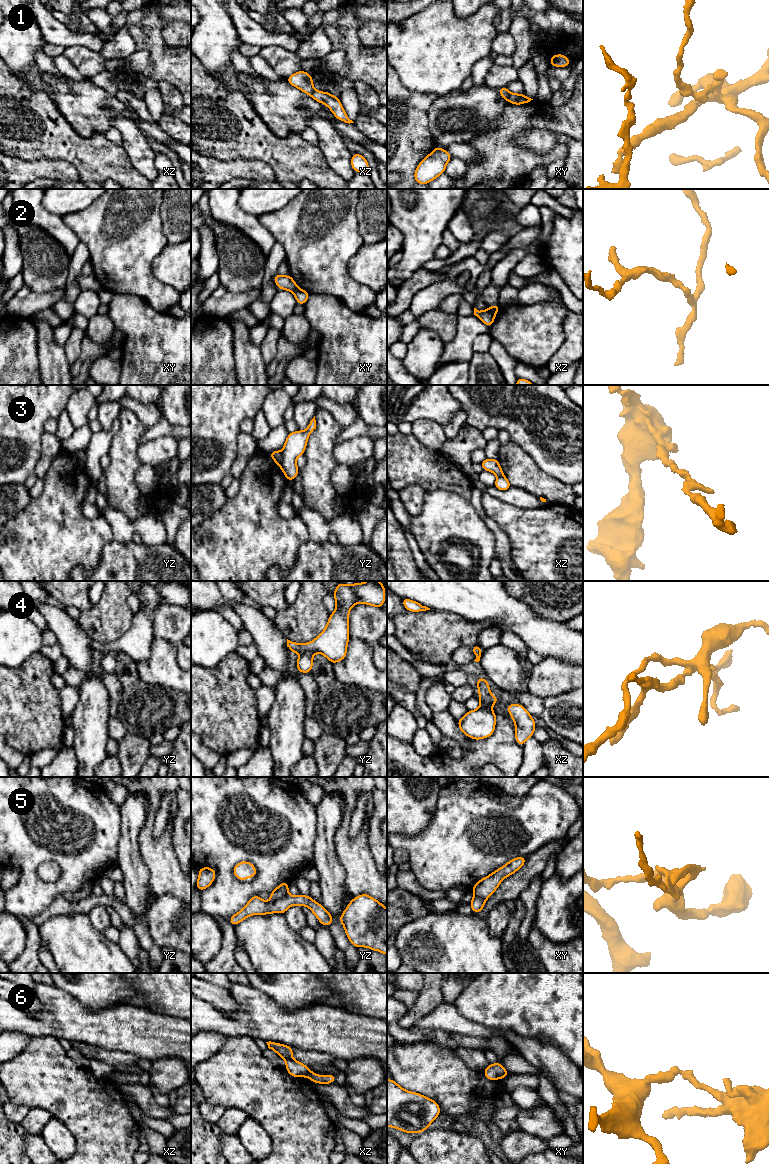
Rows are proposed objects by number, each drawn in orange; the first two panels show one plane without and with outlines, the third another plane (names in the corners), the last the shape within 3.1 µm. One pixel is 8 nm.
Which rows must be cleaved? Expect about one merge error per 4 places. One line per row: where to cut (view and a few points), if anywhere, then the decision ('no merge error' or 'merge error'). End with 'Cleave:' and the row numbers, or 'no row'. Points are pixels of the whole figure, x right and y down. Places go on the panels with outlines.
1: cut in xy along (509, 92), (506, 100); merge error
2: cut in xz along (487, 309), (494, 316); merge error
3: cut in yz along (282, 453), (282, 464), (280, 466); merge error
4: cut in yz along (301, 653), (310, 653), (312, 655); merge error
5: no cut; no merge error
6: cut in xz along (310, 1071), (307, 1076); merge error
Cleave: 1, 2, 3, 4, 6

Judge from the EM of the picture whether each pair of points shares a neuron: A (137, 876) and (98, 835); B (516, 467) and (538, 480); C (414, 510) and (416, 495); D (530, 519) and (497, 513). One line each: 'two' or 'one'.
A: two
B: one
C: one
D: one

